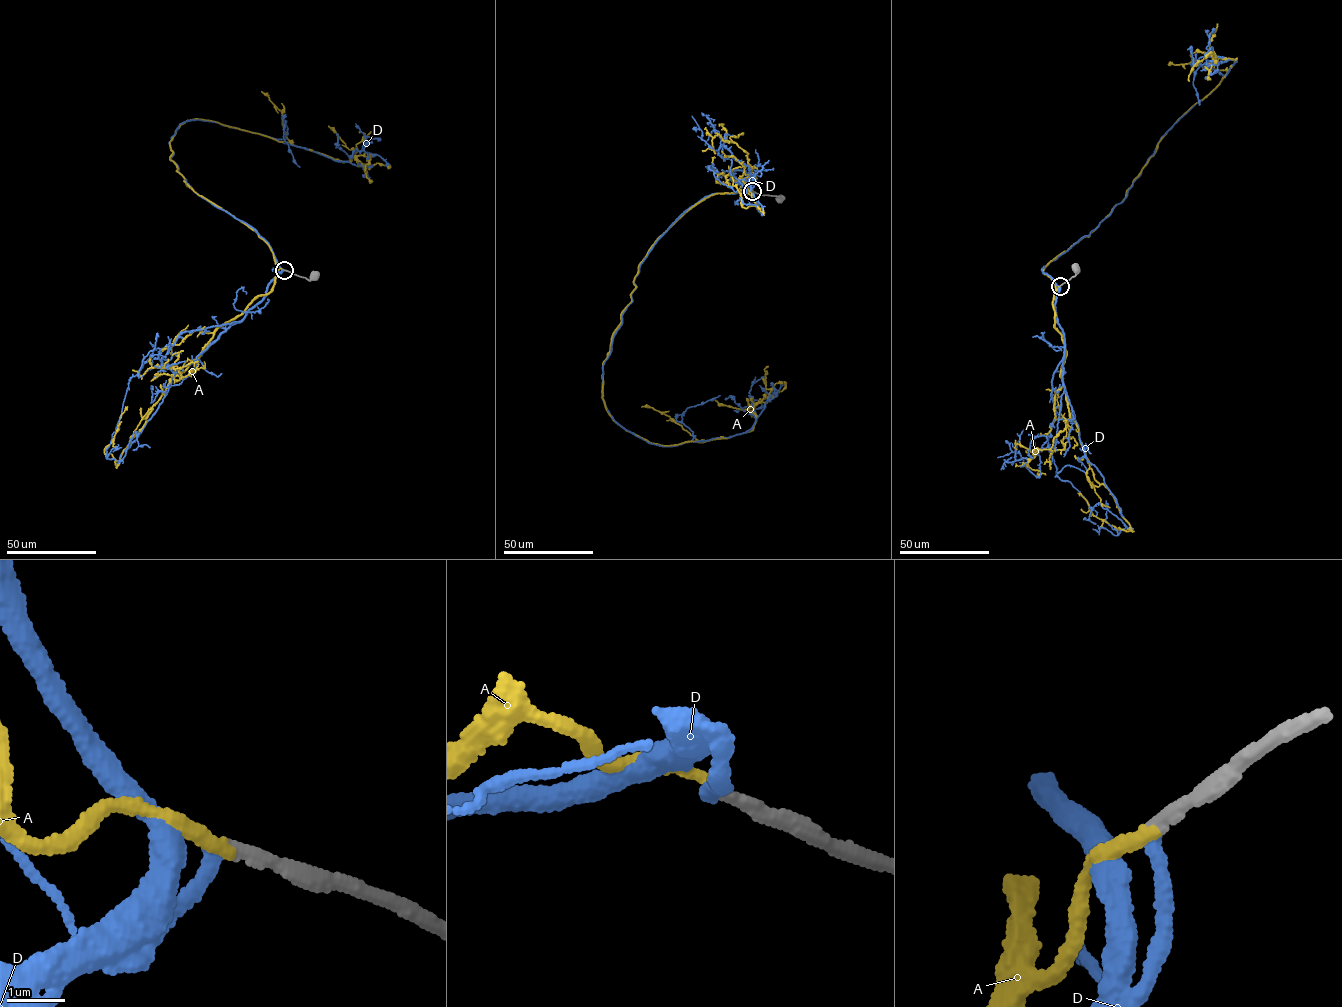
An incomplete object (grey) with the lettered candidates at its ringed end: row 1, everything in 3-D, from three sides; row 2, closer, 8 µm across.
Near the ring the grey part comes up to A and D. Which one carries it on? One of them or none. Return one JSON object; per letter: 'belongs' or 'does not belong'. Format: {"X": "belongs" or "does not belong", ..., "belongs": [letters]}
{"A": "belongs", "D": "does not belong", "belongs": ["A"]}

